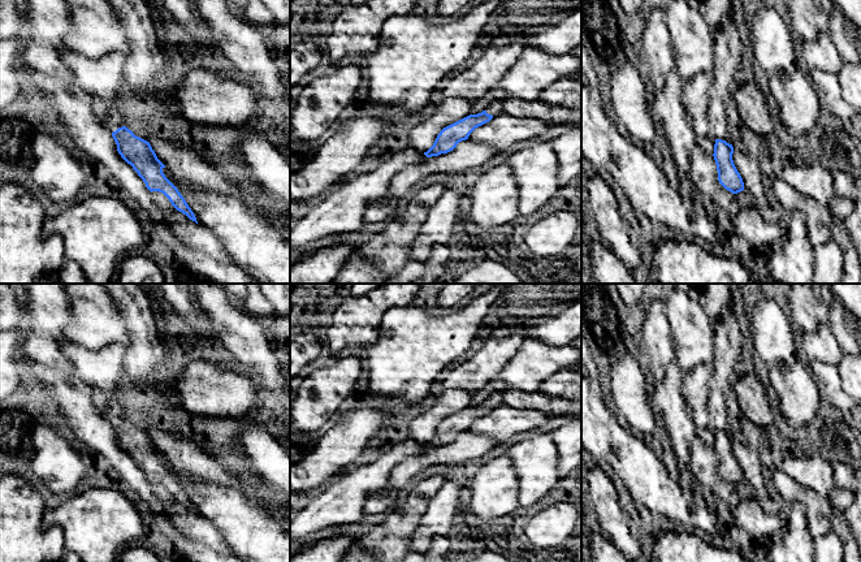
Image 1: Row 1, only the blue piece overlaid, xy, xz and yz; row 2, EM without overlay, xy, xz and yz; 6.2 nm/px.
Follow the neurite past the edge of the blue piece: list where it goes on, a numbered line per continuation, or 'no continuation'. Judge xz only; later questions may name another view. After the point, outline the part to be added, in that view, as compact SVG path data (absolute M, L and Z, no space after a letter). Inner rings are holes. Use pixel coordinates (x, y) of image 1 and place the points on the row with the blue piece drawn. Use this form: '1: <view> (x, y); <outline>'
1: xz (494, 108); M494 100L486 107L486 113L494 116L498 116L503 112L503 100Z

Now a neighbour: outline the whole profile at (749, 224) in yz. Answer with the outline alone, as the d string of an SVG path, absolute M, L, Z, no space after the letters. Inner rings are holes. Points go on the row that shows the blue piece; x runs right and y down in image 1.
M743 190L736 194L737 209L734 212L735 234L747 239L752 247L765 246L771 250L780 239L780 228L767 221L754 206L752 195Z

